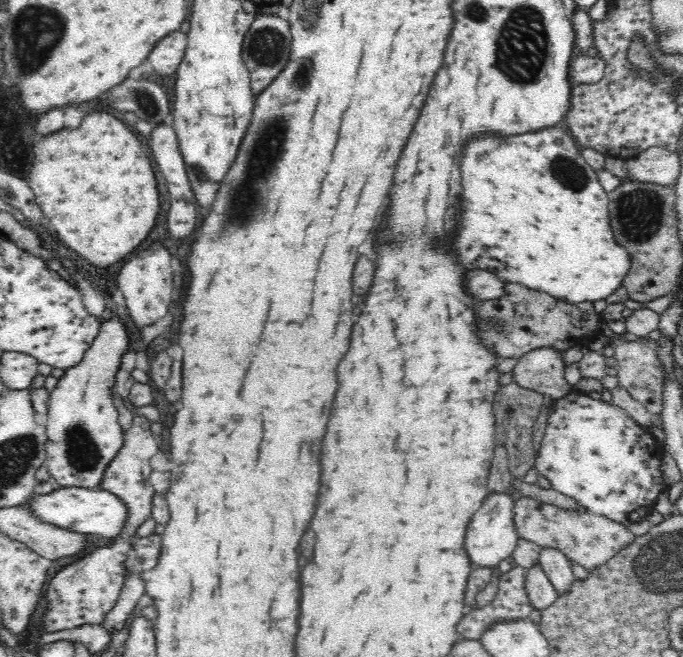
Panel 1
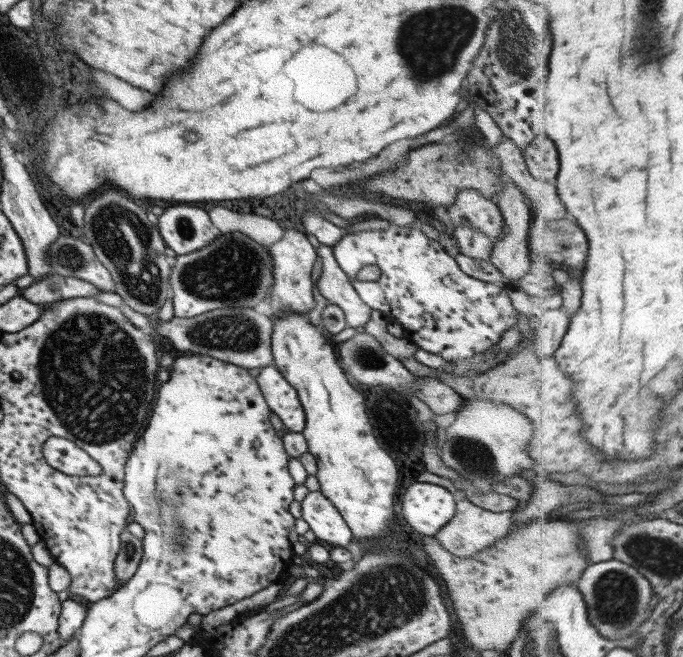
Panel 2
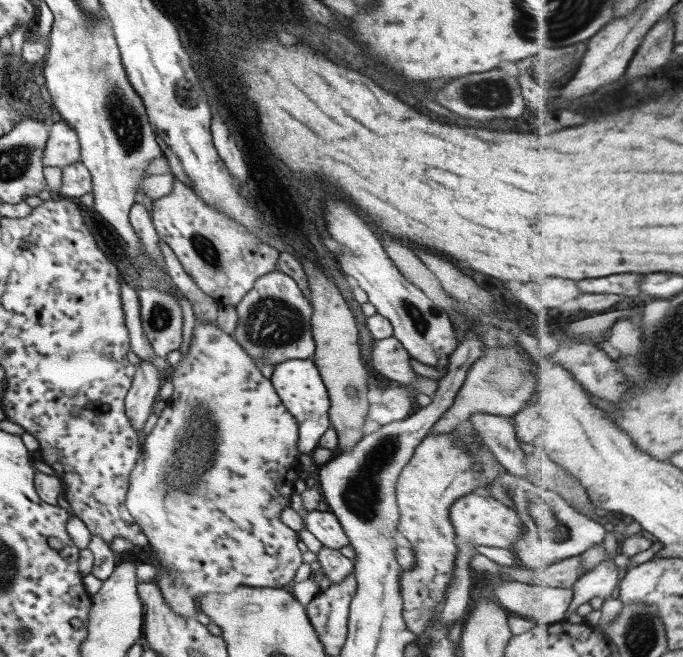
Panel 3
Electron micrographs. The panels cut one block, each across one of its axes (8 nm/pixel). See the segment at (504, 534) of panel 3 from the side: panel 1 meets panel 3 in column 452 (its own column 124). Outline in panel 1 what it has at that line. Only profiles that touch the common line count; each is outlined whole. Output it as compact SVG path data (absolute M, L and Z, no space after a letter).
M60 488L58 492L39 496L35 494L27 504L35 516L49 522L83 535L92 534L104 540L106 545L111 545L122 532L126 519L128 518L128 507L120 498L103 489L89 490L88 488Z

